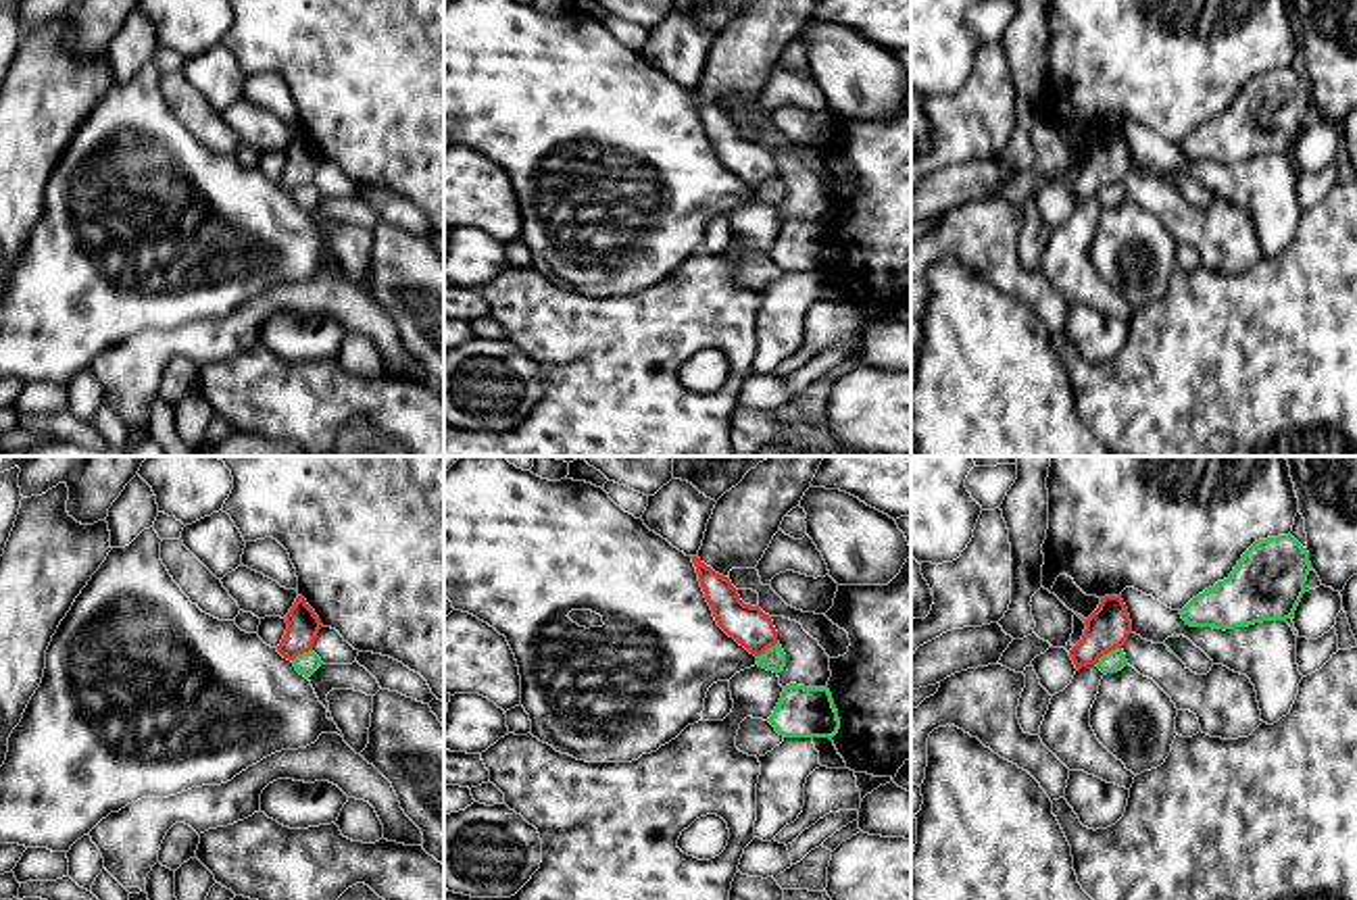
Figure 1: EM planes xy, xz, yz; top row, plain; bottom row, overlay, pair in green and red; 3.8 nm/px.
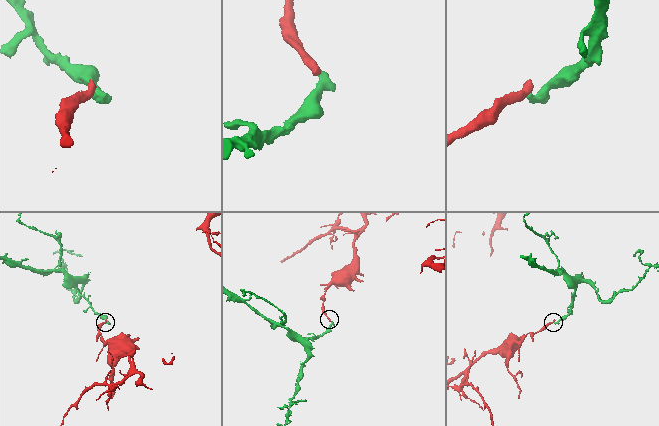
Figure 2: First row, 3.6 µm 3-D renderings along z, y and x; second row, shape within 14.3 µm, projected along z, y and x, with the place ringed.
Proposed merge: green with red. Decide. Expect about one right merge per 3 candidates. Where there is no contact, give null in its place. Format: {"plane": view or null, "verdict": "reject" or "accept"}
{"plane": "yz", "verdict": "reject"}

